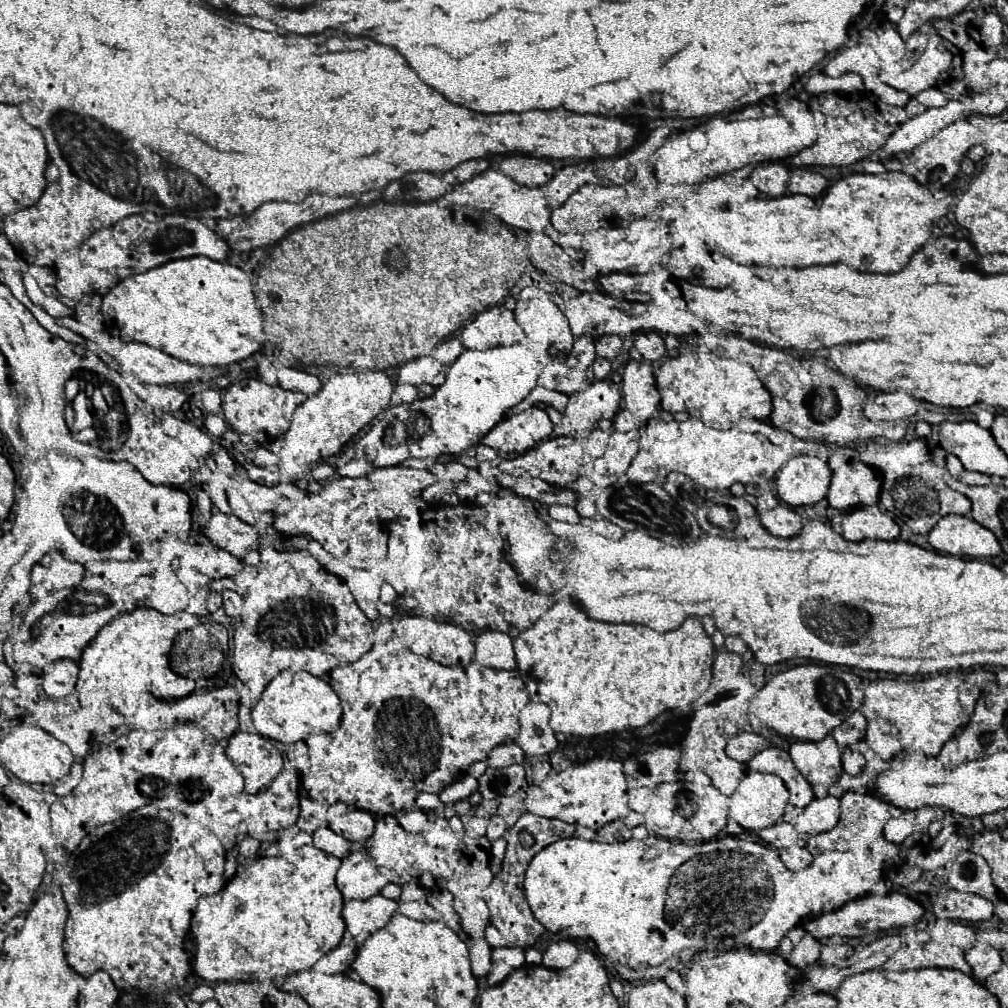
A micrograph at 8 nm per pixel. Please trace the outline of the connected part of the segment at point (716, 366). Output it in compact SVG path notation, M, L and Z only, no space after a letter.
M678 351L666 357L656 373L656 385L662 397L662 411L684 411L716 429L732 429L742 419L764 419L770 415L770 393L754 369L710 351Z

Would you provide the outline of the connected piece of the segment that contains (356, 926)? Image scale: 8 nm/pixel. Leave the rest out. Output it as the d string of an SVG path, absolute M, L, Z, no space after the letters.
M374 895L372 899L366 899L366 901L344 901L342 919L344 919L346 931L356 941L364 939L366 935L386 927L396 907L398 907L396 901L386 899L382 895Z

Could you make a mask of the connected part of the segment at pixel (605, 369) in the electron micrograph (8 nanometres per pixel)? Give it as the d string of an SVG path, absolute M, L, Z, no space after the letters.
M598 357L598 359L592 363L592 371L594 371L594 375L600 377L600 379L608 377L608 373L610 373L610 361L604 359L604 357Z

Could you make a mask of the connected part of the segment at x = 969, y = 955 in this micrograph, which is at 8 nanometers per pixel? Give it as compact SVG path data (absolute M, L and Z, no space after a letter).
M970 947L964 951L964 957L968 961L968 965L972 967L974 975L980 981L986 981L992 973L996 973L998 969L1002 969L1004 961L1000 951L996 949L982 949L982 947Z

